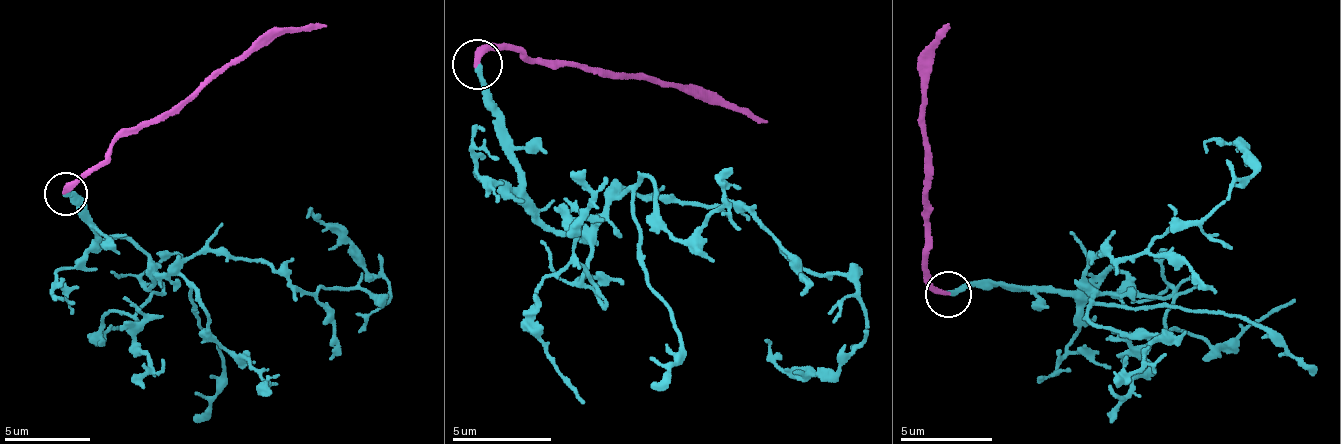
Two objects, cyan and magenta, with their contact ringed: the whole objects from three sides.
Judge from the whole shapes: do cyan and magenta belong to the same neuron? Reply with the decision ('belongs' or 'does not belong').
belongs

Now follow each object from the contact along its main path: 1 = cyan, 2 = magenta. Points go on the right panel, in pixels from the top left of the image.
1: (947, 292), (1112, 265), (1105, 292), (1094, 254), (1254, 172), (1205, 153)
2: (947, 292), (925, 266), (930, 176), (923, 121), (935, 51), (947, 23)

